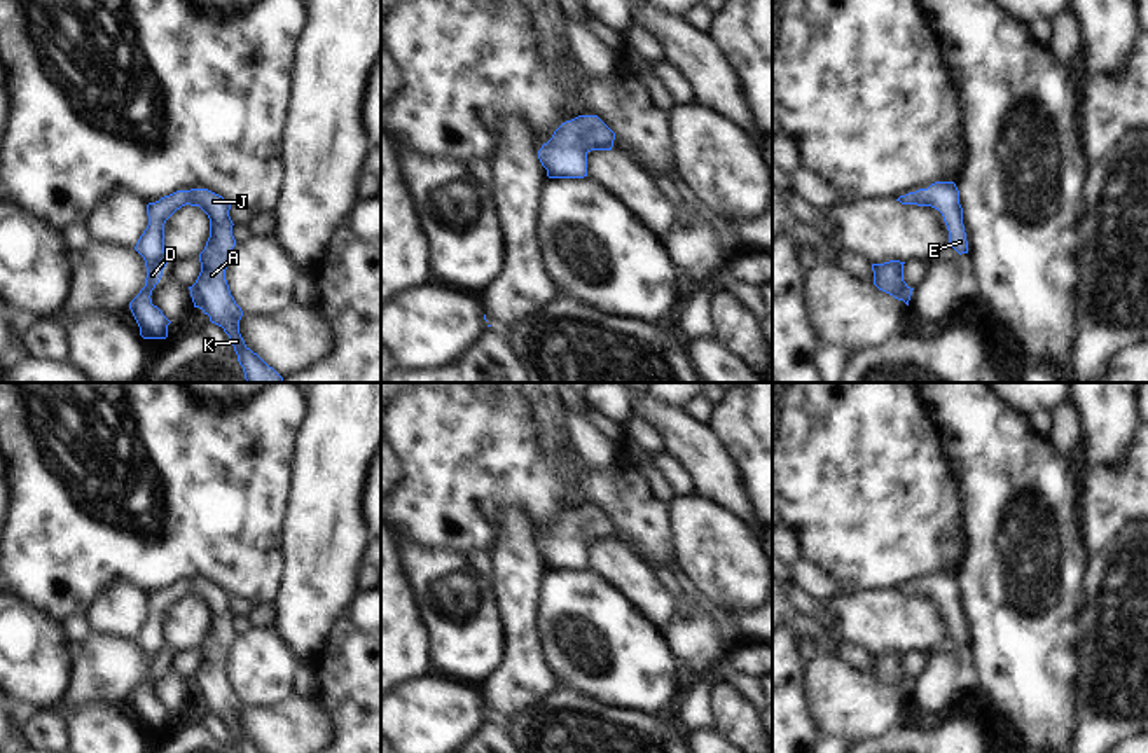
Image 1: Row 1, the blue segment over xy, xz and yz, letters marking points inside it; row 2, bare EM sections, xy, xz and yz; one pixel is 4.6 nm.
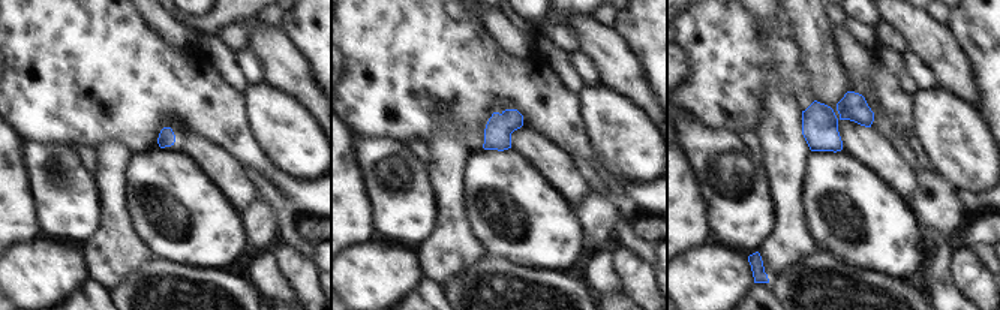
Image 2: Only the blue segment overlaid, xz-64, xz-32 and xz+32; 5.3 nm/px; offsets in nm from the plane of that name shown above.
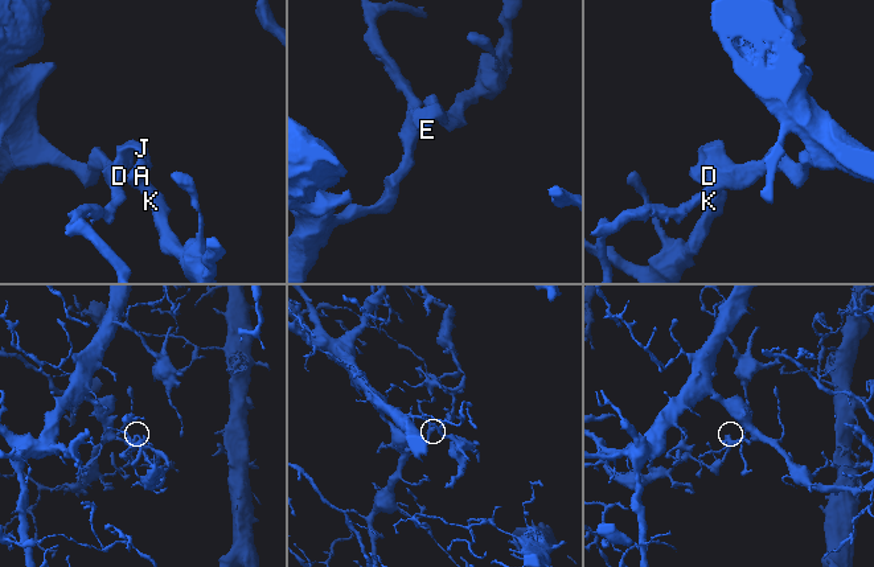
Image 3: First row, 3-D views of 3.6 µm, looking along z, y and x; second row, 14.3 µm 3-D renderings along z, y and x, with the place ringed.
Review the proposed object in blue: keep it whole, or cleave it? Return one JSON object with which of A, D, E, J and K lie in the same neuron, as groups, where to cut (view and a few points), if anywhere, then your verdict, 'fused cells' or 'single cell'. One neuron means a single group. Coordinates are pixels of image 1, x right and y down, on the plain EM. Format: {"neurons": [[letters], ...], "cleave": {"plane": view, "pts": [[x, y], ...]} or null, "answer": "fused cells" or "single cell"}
{"neurons": [["A", "D", "E", "J", "K"]], "cleave": null, "answer": "single cell"}

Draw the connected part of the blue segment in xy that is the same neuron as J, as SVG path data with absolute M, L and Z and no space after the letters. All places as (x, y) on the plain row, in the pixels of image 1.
M208 580L176 582L147 596L149 617L140 627L135 641L143 648L147 659L145 678L129 694L129 701L140 718L143 730L166 730L171 715L163 702L152 695L152 681L168 655L164 645L164 615L182 598L199 598L210 610L210 629L199 645L201 664L190 681L194 699L210 708L229 727L238 753L264 753L253 744L239 725L241 699L231 687L225 660L231 641L236 638L232 627L231 596Z

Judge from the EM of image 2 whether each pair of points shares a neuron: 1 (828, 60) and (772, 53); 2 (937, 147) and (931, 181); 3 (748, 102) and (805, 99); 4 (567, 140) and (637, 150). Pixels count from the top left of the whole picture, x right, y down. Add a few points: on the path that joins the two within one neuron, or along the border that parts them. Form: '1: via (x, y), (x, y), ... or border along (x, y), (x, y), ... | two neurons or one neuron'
1: border along (792, 23), (813, 90) | two neurons
2: border along (945, 178), (951, 186) | two neurons
3: via (763, 87), (769, 81), (789, 81), (792, 84) | one neuron
4: border along (582, 114), (585, 135), (601, 163) | two neurons

